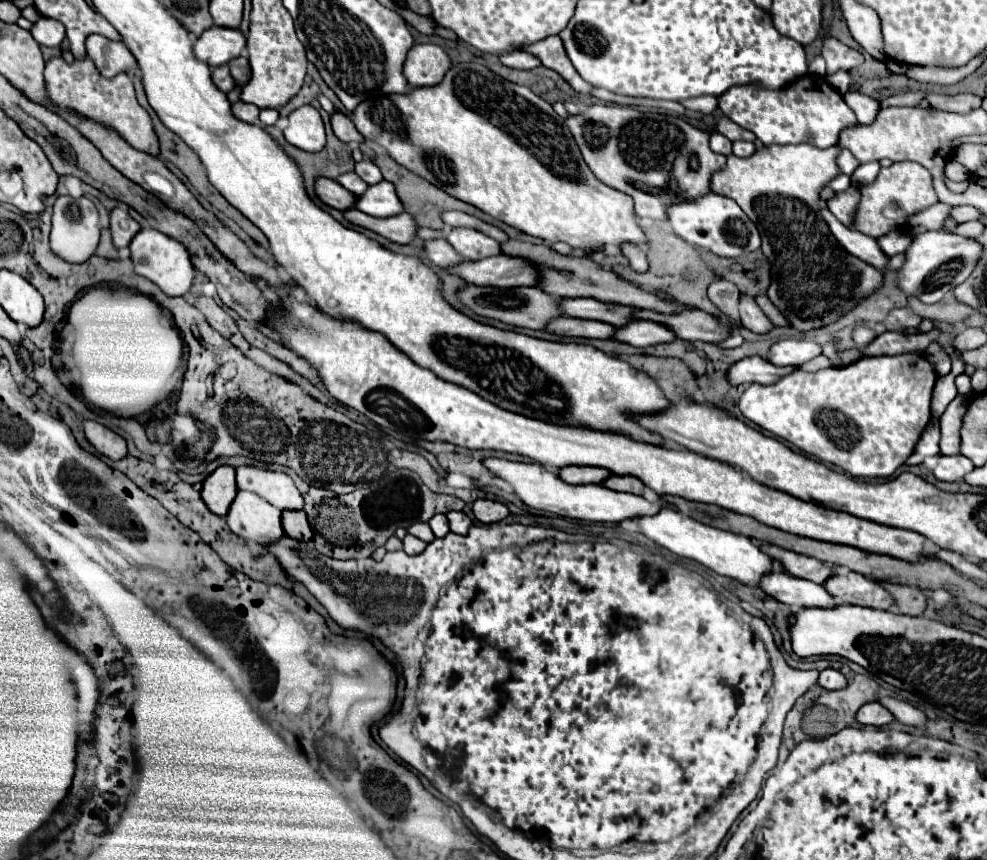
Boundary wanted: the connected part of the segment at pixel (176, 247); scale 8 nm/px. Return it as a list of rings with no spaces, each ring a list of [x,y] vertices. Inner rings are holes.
[[[142,228],[130,242],[130,258],[134,262],[134,270],[152,280],[160,290],[164,290],[168,296],[184,296],[192,286],[192,264],[188,250],[176,242],[170,236],[164,236],[162,232],[156,232],[154,228]]]

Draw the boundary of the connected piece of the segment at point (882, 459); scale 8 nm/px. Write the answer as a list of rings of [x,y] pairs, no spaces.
[[[924,354],[864,356],[848,366],[832,366],[818,372],[792,372],[772,386],[752,384],[740,398],[740,412],[782,438],[798,450],[816,456],[822,462],[840,466],[854,478],[888,478],[914,452],[922,430],[930,422],[930,396],[938,374]]]

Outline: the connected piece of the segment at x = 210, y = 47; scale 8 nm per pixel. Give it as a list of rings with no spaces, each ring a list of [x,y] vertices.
[[[212,26],[194,44],[194,54],[208,66],[222,66],[242,54],[246,48],[246,38],[240,30],[230,30],[224,26]]]

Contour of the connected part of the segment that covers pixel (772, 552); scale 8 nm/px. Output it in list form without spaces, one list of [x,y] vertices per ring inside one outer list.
[[[764,544],[760,548],[762,548],[764,554],[774,558],[776,562],[780,562],[792,576],[798,576],[798,578],[804,578],[804,580],[810,580],[810,582],[816,582],[816,584],[822,584],[828,576],[832,576],[832,570],[826,568],[816,558],[796,554],[796,552],[790,552],[790,550],[782,550],[780,546],[774,546],[774,544]]]

